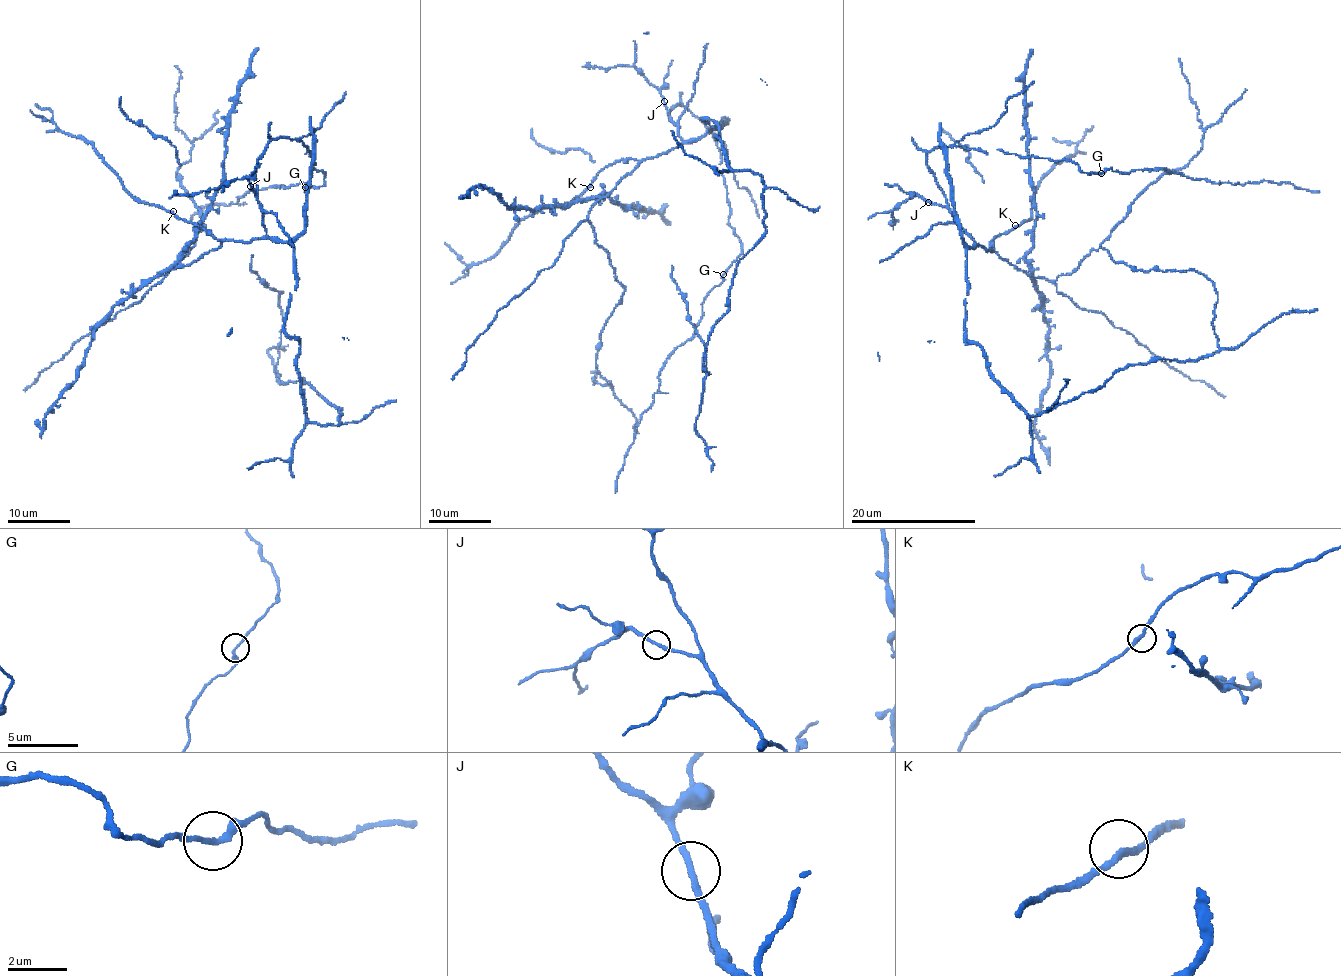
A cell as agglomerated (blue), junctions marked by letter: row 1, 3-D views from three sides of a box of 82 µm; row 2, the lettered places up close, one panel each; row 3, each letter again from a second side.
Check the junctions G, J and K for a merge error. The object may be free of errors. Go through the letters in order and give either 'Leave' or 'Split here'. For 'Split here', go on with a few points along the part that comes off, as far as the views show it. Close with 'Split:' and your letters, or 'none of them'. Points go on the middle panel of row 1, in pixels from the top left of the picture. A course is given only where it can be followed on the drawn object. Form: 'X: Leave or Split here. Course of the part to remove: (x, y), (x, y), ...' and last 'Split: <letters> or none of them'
G: Leave
J: Leave
K: Leave
Split: none of them

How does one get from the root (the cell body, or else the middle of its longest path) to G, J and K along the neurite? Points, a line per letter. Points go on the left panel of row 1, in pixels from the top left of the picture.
G: (296, 273), (294, 248), (266, 234), (257, 201), (255, 169), (272, 140), (307, 147), (324, 184), (304, 187)
J: (296, 273), (294, 248), (266, 234), (264, 212), (250, 186)
K: (296, 273), (294, 248), (288, 242), (260, 238), (239, 242), (217, 239), (197, 225), (184, 222), (173, 211)

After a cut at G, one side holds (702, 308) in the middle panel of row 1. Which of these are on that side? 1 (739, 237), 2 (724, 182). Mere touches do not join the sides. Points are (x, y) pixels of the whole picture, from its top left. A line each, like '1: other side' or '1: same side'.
1: other side
2: other side

